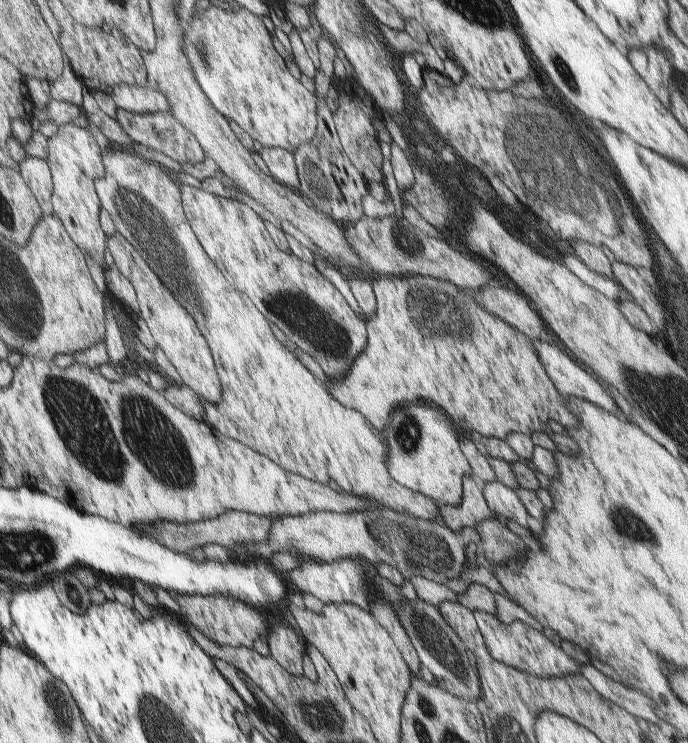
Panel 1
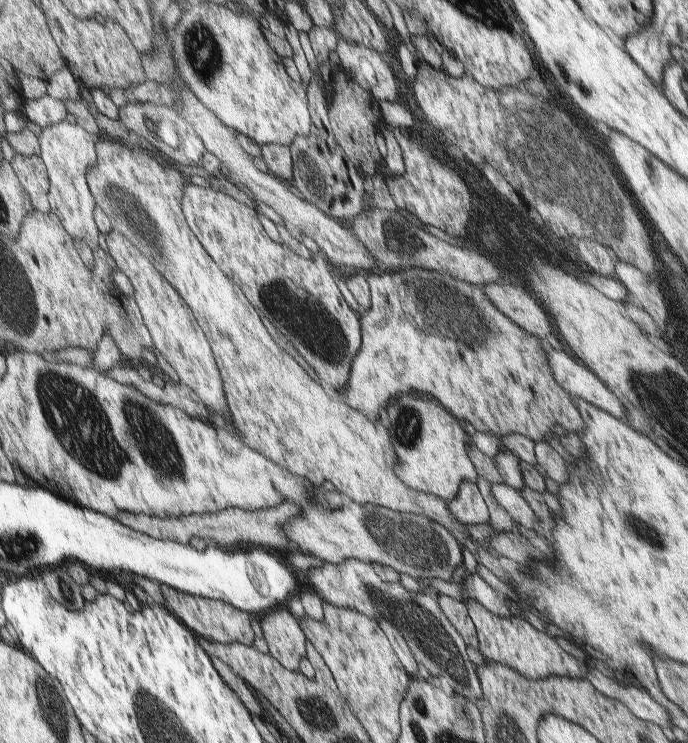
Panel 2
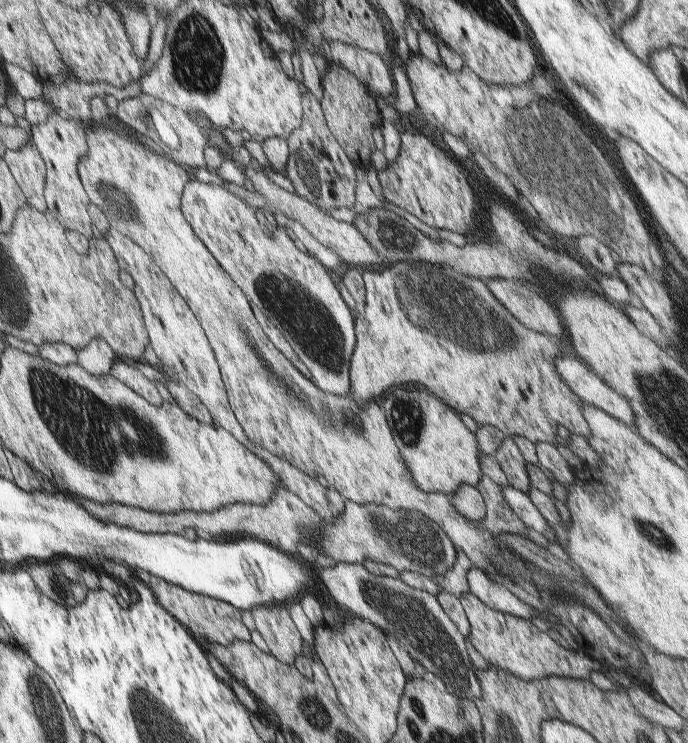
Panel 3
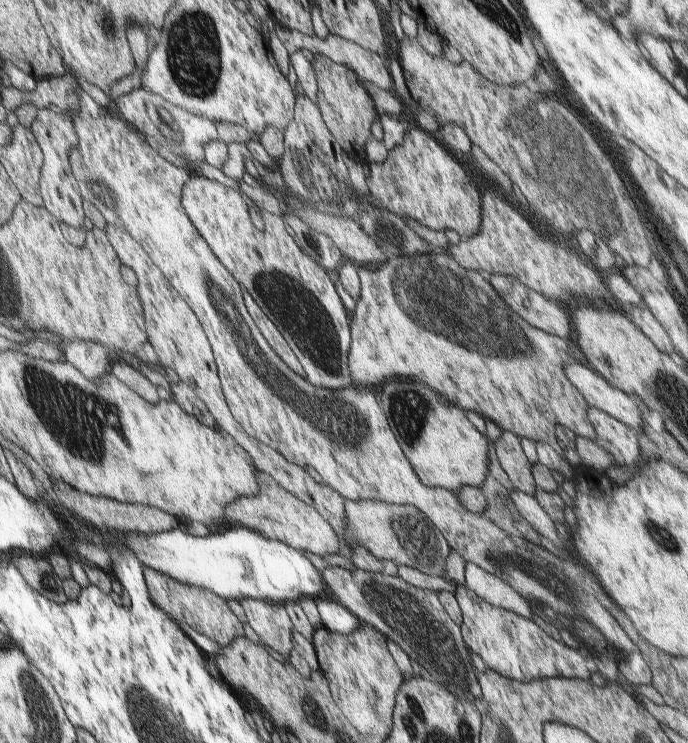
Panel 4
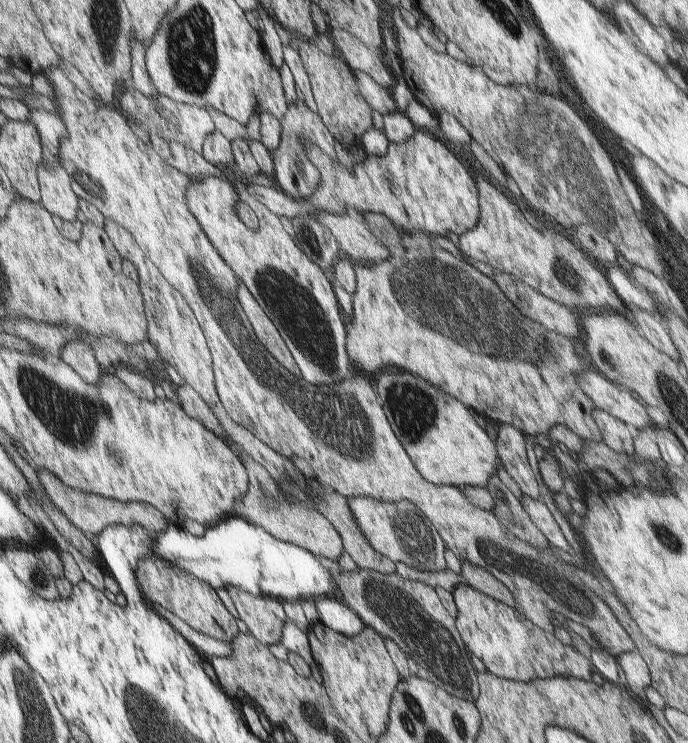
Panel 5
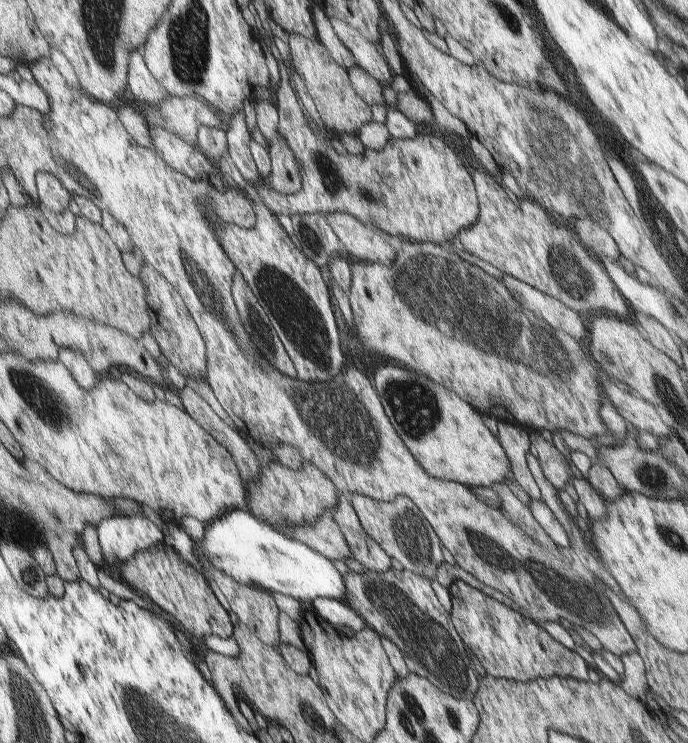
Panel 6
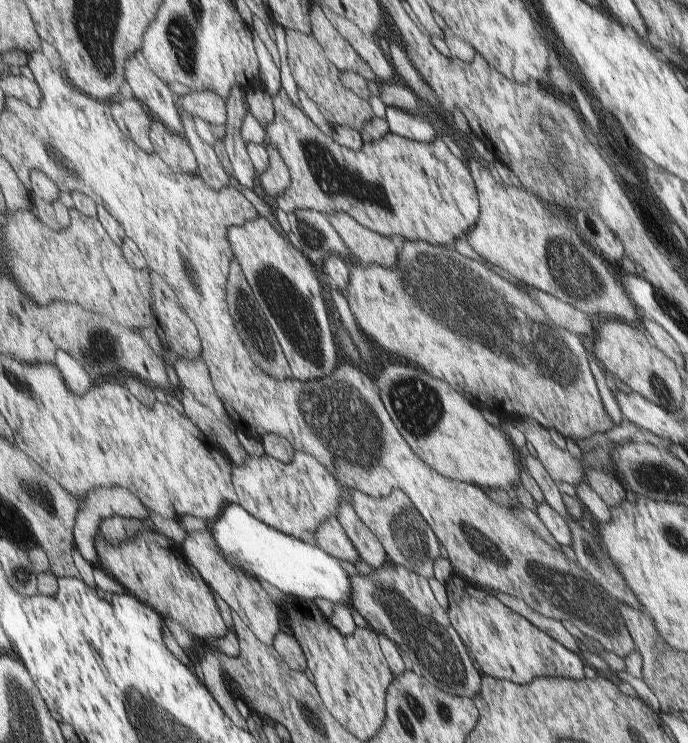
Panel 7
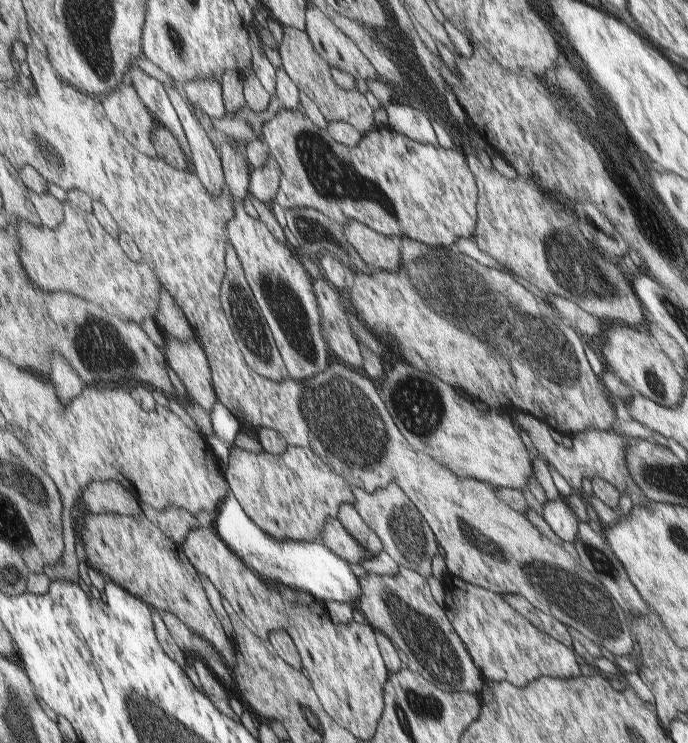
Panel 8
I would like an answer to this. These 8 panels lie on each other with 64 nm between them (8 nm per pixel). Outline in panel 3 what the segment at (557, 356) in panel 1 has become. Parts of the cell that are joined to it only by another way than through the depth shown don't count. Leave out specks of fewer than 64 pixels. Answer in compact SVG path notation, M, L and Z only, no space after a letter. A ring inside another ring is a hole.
M562 355L557 358L557 373L561 381L581 398L583 404L594 405L628 426L636 428L635 415L626 398L619 395L584 361Z

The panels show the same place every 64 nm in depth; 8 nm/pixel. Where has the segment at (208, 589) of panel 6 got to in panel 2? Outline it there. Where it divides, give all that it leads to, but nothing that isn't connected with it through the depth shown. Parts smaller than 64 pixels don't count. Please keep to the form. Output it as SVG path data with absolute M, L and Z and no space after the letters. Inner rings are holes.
M160 584L160 586L166 598L168 610L174 612L197 636L206 637L224 644L232 642L242 642L246 646L254 644L256 636L252 629L252 618L249 612L243 611L222 599L211 599L185 593L168 585Z

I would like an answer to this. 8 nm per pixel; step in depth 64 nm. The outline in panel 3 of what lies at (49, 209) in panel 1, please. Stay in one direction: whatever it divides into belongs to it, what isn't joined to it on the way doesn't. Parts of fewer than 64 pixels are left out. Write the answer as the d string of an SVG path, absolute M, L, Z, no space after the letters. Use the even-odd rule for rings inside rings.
M31 142L21 151L7 148L4 160L8 162L12 174L16 175L20 186L27 194L28 203L40 212L48 211L46 189L48 186L48 168L40 150Z

